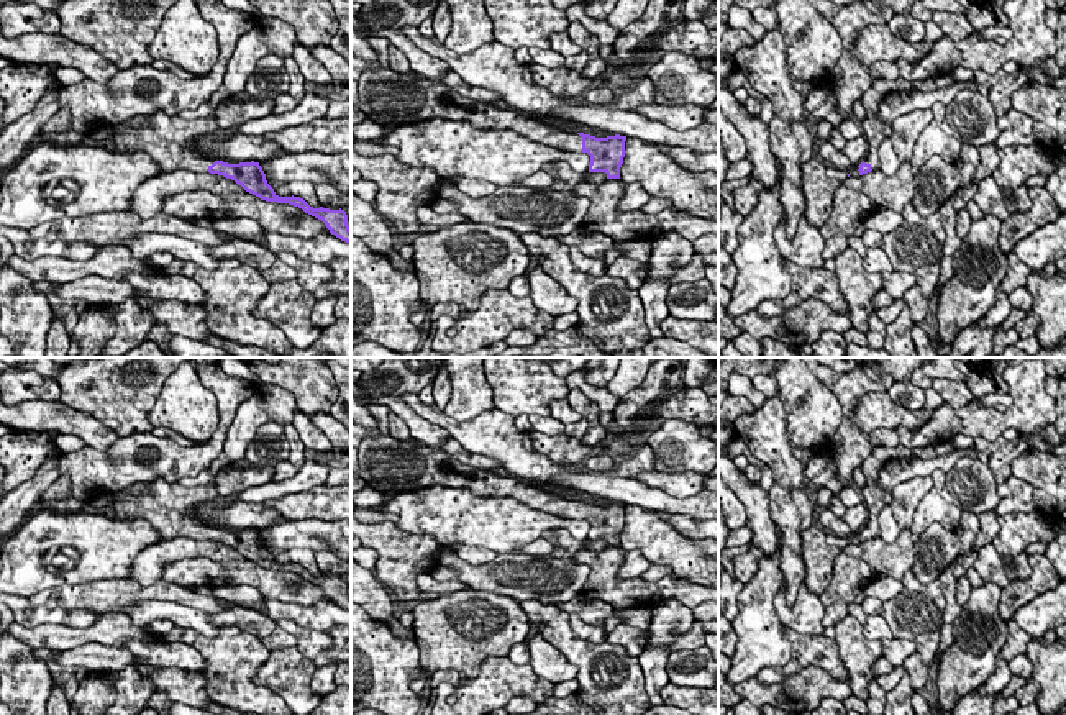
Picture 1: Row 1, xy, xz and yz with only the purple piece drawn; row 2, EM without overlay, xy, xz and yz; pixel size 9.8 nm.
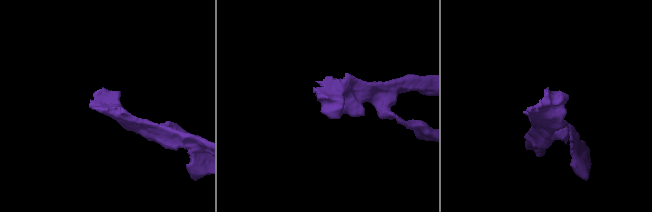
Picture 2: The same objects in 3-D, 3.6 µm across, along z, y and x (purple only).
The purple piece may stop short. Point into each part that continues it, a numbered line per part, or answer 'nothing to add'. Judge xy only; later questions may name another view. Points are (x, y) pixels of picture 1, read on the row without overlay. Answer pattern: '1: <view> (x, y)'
1: xy (169, 507)

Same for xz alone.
1: xz (389, 464)

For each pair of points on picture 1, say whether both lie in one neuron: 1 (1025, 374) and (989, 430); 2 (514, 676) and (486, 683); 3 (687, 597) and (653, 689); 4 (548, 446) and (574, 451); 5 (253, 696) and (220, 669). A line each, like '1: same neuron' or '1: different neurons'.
1: same neuron
2: same neuron
3: different neurons
4: same neuron
5: same neuron

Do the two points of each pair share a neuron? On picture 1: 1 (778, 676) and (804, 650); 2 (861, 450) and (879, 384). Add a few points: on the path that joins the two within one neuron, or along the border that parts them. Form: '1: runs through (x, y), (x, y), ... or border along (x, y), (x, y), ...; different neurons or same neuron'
1: runs through (784, 671), (801, 656); same neuron
2: runs through (848, 430), (848, 400), (860, 389); same neuron

